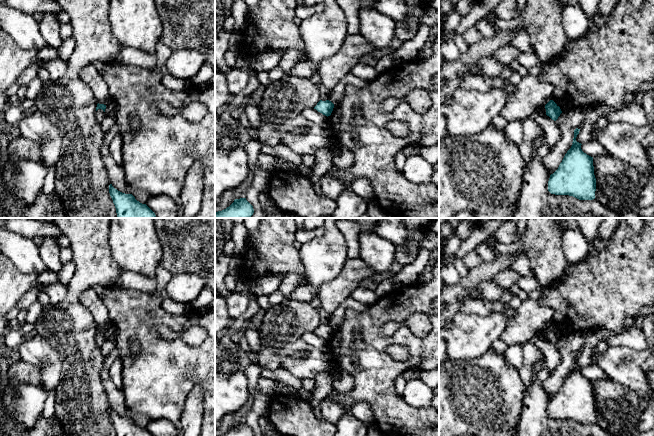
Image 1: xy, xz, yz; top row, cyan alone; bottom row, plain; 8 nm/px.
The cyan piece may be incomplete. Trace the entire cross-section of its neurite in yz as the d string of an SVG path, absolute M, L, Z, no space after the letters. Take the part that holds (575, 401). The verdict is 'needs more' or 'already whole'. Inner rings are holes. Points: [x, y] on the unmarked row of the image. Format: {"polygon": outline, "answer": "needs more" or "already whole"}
{"polygon": "M580 353L574 354L573 368L558 393L550 399L548 415L555 419L569 419L579 424L595 423L596 402L593 381L584 377L576 365Z", "answer": "already whole"}

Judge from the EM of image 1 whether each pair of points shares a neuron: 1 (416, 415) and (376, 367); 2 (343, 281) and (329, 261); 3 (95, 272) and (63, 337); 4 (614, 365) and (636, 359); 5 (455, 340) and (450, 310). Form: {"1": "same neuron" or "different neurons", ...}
{"1": "same neuron", "2": "different neurons", "3": "same neuron", "4": "same neuron", "5": "different neurons"}

